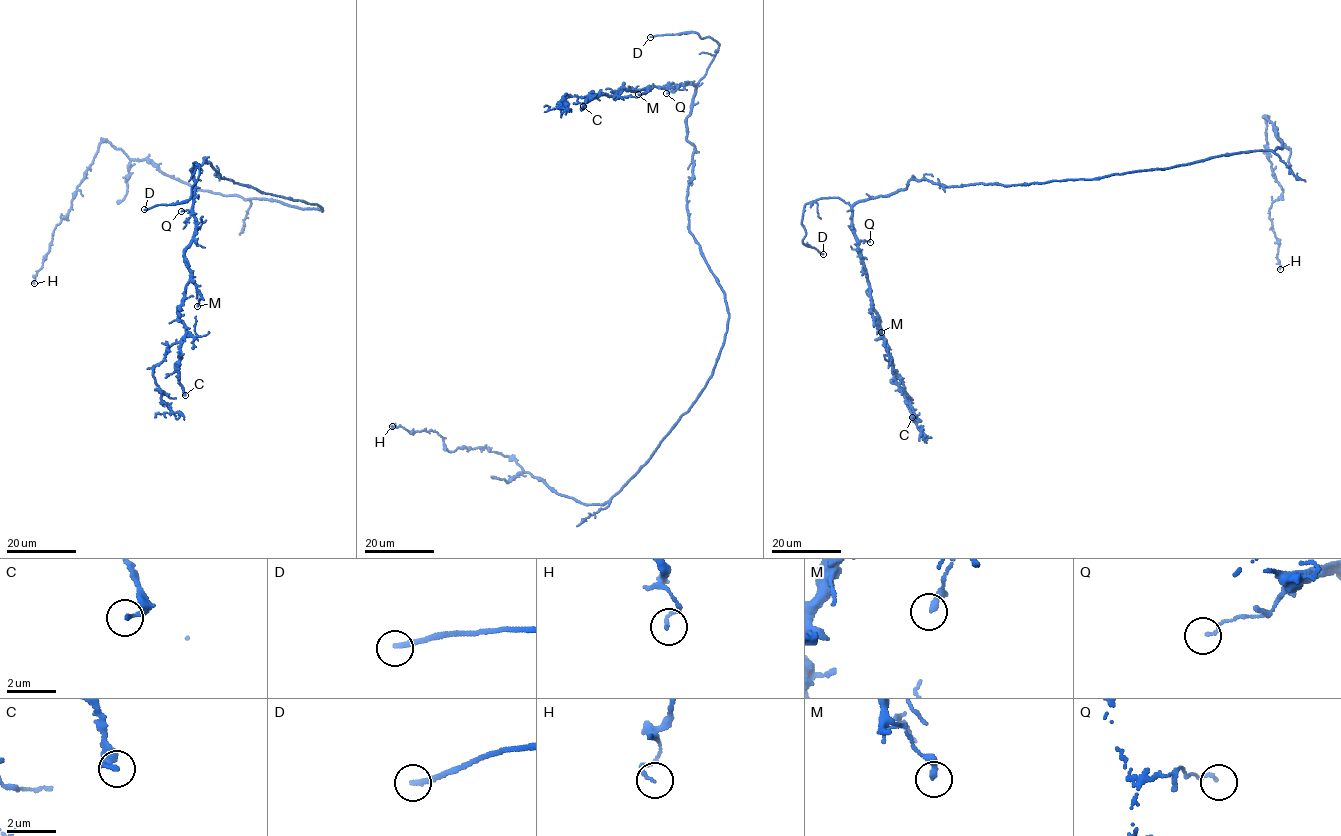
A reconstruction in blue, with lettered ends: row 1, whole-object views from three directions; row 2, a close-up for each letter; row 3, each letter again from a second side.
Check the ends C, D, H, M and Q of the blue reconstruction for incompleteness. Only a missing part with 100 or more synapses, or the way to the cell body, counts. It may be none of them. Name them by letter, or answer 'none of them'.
D

